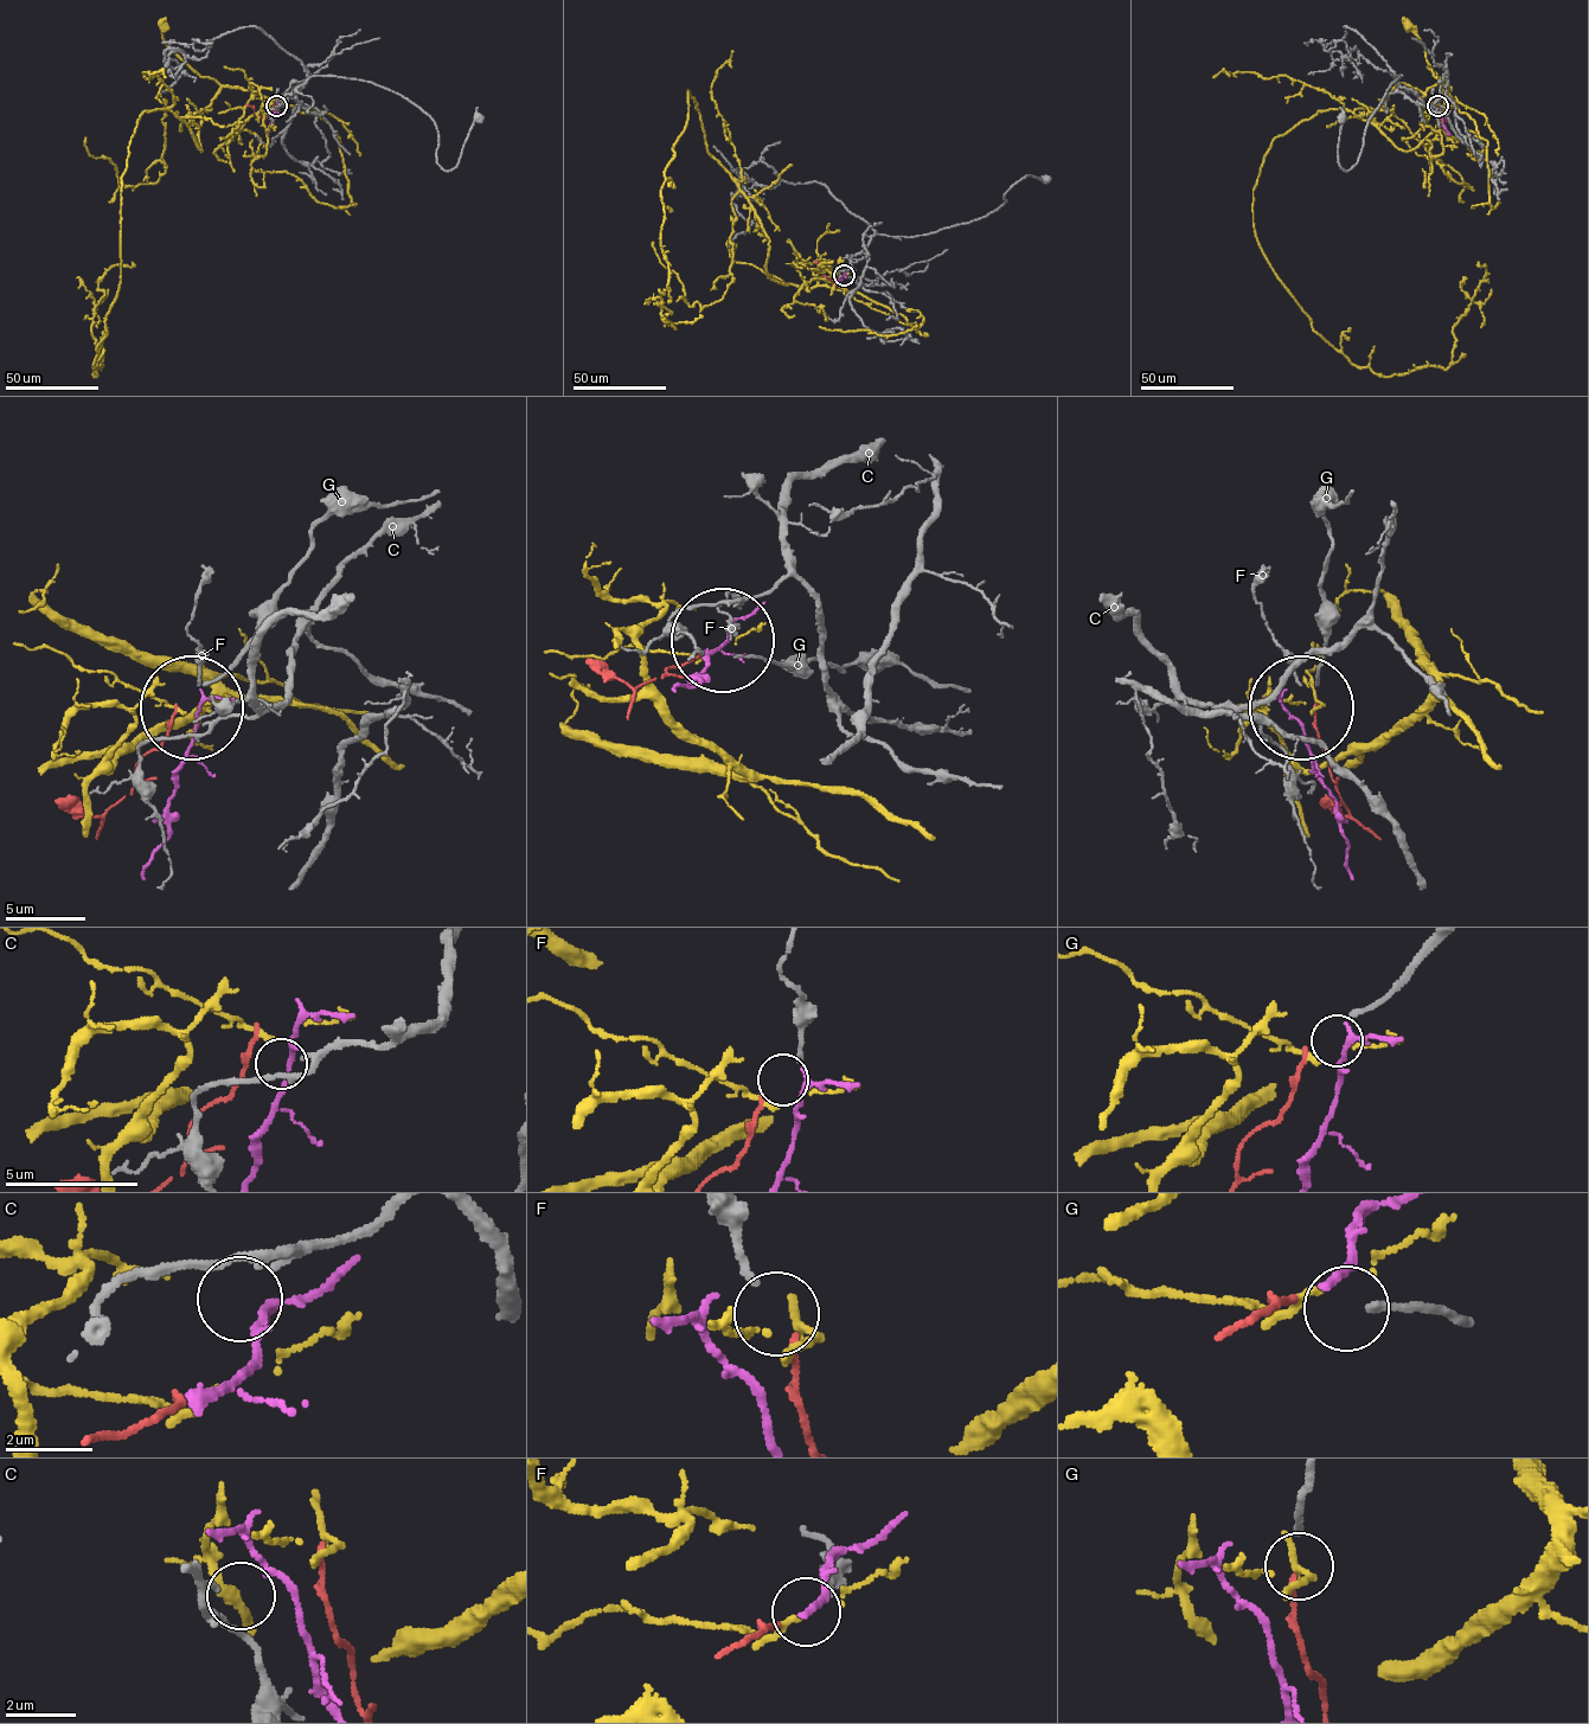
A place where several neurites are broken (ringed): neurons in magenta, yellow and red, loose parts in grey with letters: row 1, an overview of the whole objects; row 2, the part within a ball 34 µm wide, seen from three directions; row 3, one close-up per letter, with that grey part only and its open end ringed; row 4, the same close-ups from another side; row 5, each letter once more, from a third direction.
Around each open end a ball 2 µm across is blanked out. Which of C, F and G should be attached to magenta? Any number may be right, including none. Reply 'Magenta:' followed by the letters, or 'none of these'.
Magenta: none of these

